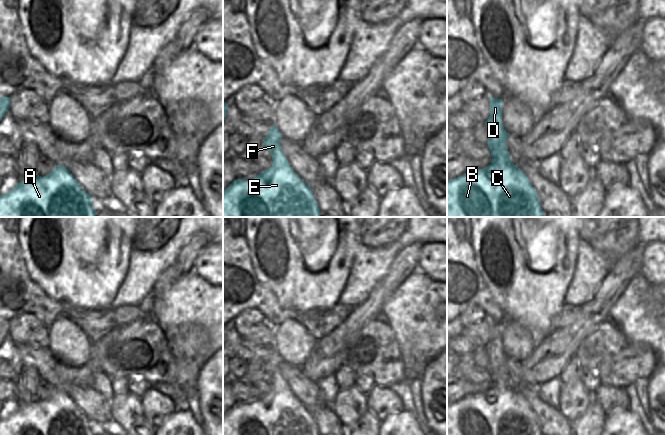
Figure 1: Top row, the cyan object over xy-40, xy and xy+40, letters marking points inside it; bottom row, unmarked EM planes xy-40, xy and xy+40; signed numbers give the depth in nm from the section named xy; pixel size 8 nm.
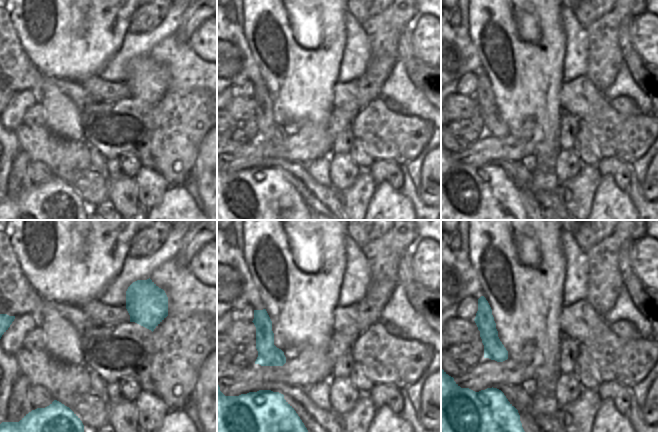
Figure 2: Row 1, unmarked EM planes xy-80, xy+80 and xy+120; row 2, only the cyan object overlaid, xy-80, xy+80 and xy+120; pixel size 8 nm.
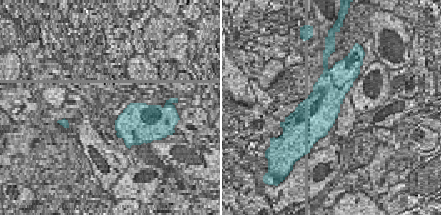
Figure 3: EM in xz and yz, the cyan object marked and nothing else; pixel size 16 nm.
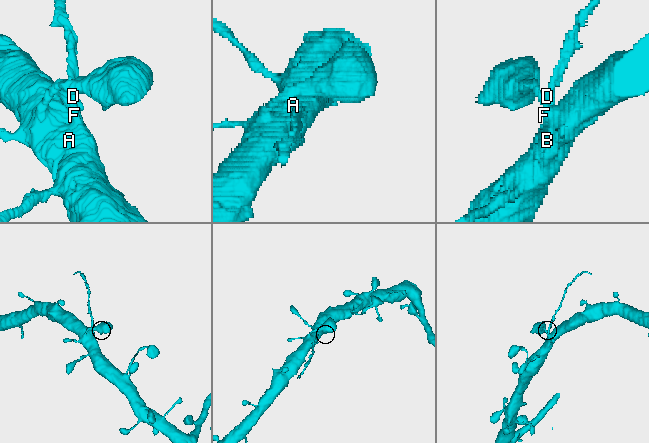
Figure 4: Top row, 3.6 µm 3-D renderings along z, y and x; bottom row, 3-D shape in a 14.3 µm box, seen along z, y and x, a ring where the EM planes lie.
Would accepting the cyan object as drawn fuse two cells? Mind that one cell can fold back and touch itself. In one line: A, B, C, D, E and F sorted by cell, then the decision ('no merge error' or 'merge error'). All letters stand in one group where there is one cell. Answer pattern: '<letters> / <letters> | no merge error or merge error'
A B C E / D F | merge error

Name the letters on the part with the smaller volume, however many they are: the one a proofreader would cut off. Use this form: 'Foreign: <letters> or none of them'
Foreign: D, F

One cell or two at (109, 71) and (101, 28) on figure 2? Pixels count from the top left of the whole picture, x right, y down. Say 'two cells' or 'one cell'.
two cells

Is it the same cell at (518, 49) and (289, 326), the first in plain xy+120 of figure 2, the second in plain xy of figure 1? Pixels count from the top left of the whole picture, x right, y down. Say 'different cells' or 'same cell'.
different cells

